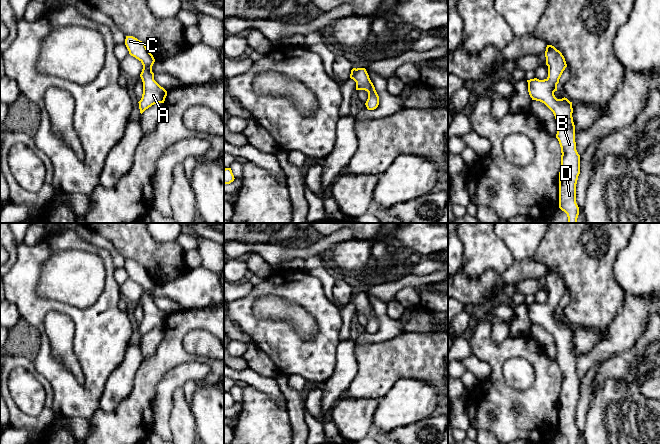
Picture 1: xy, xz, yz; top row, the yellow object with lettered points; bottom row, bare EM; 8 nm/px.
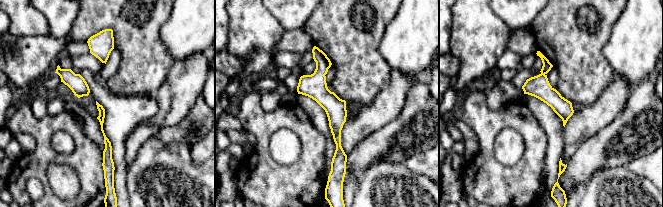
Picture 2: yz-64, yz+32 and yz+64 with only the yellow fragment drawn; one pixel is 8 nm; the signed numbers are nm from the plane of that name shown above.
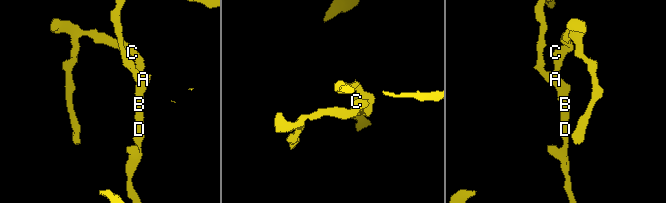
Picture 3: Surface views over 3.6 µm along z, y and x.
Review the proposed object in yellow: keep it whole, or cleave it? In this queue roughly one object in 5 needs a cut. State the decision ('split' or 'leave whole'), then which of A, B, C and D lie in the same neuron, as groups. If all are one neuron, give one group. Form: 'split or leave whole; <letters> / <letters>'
leave whole; A B C D

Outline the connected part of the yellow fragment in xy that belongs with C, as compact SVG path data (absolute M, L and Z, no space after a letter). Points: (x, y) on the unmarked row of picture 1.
M126 260L125 269L129 278L138 283L143 293L140 301L143 306L143 318L139 327L140 337L156 327L164 327L167 315L154 304L152 290L155 286L153 279L147 273L146 269L133 260Z

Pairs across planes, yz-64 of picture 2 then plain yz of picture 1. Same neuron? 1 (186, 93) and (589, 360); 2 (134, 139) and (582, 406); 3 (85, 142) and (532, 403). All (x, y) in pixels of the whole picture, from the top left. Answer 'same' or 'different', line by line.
1: same
2: same
3: same

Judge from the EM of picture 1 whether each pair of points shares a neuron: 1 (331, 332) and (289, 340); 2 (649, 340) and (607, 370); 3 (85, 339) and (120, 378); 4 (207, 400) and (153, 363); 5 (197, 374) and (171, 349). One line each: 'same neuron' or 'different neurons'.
1: same neuron
2: same neuron
3: different neurons
4: different neurons
5: different neurons

